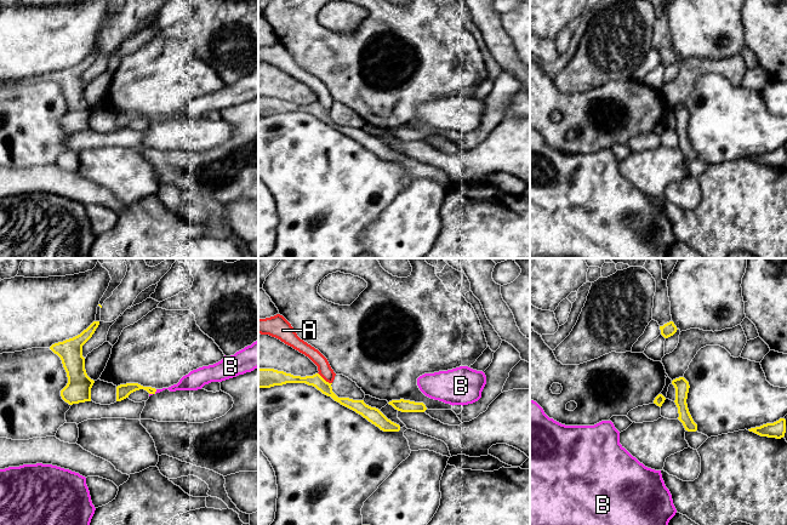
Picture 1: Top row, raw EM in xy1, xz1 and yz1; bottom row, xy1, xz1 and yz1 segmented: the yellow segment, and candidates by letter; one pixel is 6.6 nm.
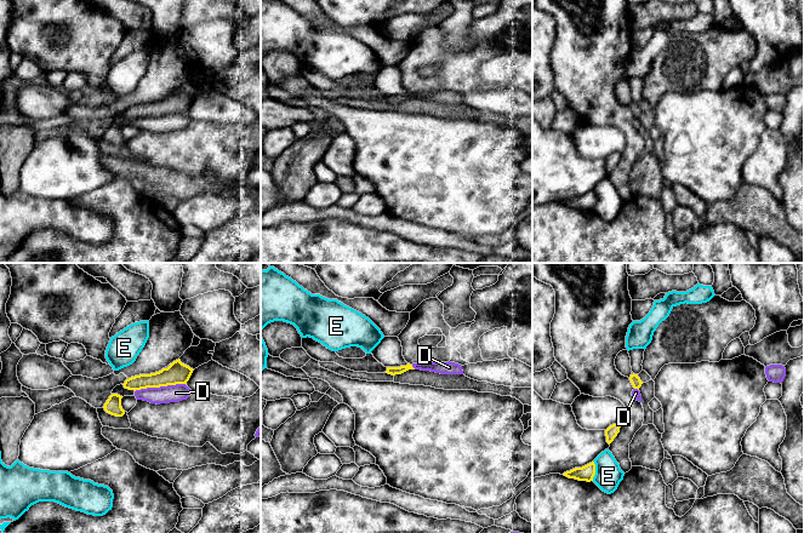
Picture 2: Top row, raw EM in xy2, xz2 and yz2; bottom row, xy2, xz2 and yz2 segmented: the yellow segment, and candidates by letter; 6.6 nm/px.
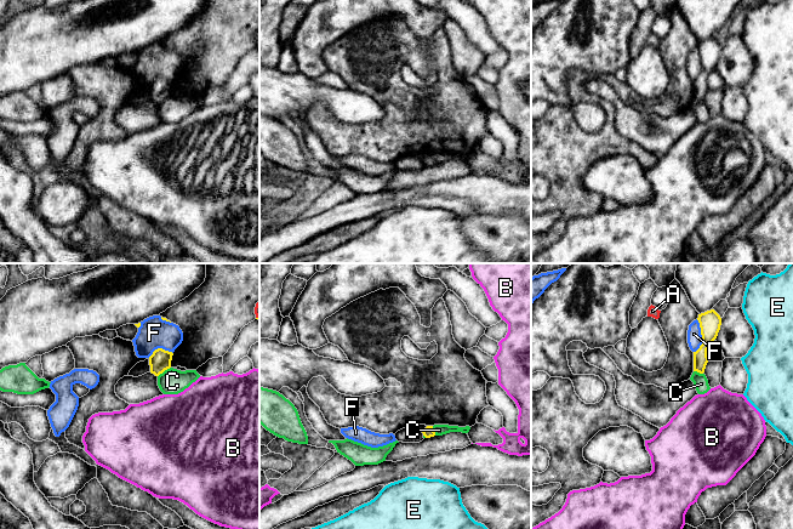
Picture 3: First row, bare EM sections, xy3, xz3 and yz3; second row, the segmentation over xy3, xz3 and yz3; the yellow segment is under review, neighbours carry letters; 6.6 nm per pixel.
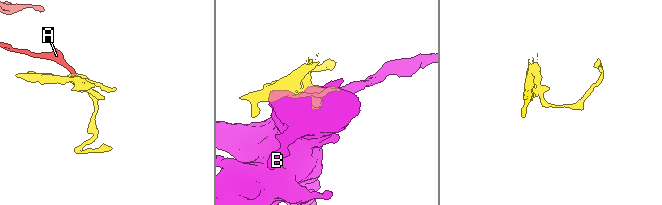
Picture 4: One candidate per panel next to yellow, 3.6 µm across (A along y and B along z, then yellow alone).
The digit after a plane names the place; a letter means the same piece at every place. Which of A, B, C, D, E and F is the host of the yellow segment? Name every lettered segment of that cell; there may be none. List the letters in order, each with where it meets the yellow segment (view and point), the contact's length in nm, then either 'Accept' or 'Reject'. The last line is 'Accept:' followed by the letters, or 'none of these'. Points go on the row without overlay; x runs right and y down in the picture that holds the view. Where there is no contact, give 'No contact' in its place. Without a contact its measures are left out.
A: Touches yellow at xz1 (324, 108). Shared border 120 nm. Accept
B: Touches yellow at xy1 (155, 119). Shared border 40 nm. Reject
C: Touches yellow at xy3 (164, 98). Shared border 110 nm. Reject
D: Touches yellow at xy2 (159, 115). Shared border 340 nm. Reject
E: Touches yellow at yz2 (594, 200). Shared border 130 nm. Reject
F: Touches yellow at yz3 (702, 64). Shared border 220 nm. Reject
Accept: A

